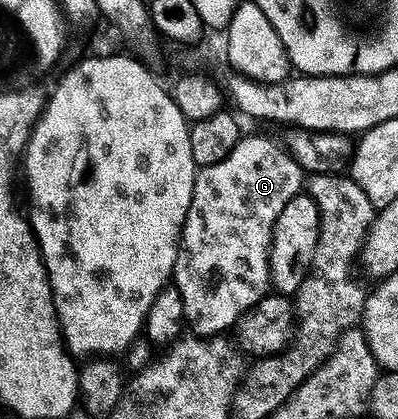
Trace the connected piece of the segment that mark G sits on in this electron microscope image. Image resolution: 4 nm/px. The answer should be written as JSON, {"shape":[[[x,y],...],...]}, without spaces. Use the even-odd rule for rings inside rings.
{"shape":[[[251,135],[243,137],[239,144],[232,149],[224,160],[217,161],[216,164],[202,168],[196,174],[195,188],[193,189],[193,205],[189,209],[189,217],[183,226],[183,241],[179,245],[179,256],[177,257],[177,265],[175,266],[175,278],[173,285],[181,293],[181,297],[185,301],[185,323],[189,328],[192,327],[194,334],[199,337],[219,337],[227,330],[234,328],[244,315],[248,315],[258,303],[262,303],[272,290],[271,286],[271,246],[273,245],[273,229],[277,225],[277,217],[281,217],[285,205],[289,205],[289,201],[293,201],[293,197],[297,197],[305,187],[305,172],[301,165],[297,165],[297,161],[291,156],[290,151],[282,142],[274,143],[271,139],[266,139],[263,135]]]}

